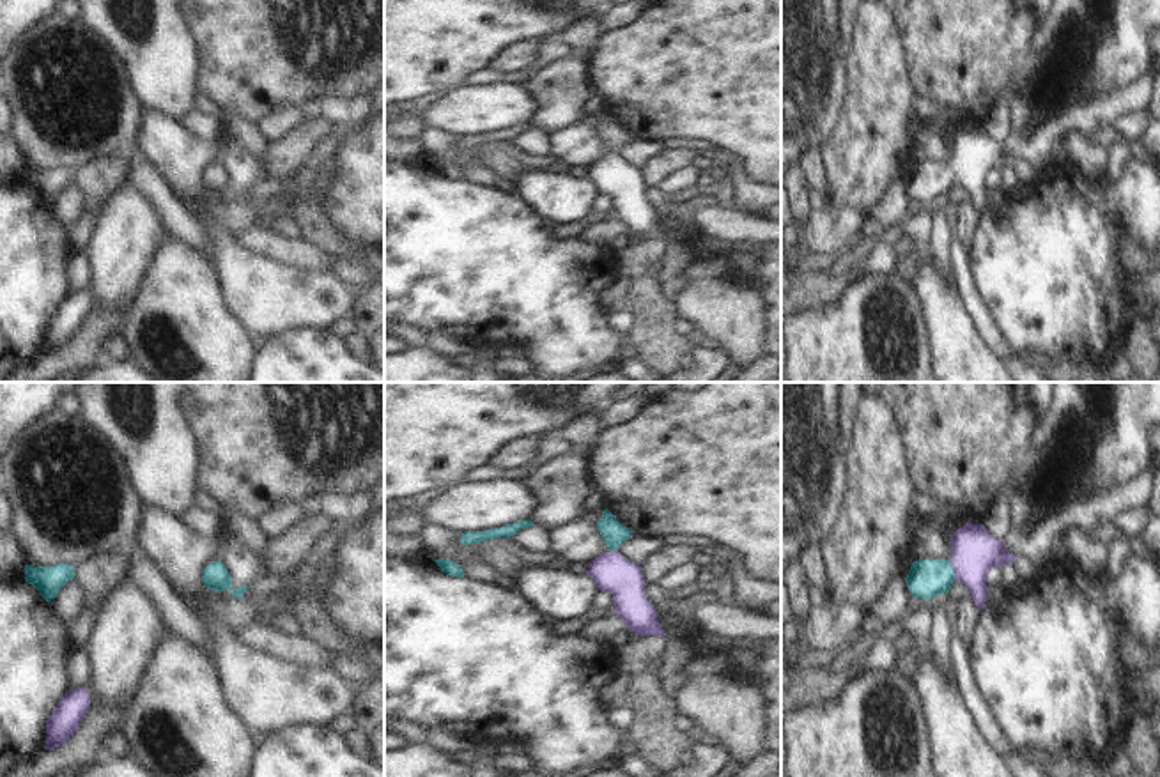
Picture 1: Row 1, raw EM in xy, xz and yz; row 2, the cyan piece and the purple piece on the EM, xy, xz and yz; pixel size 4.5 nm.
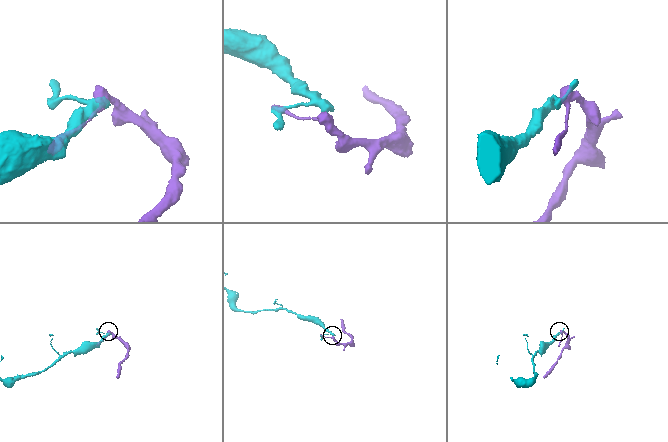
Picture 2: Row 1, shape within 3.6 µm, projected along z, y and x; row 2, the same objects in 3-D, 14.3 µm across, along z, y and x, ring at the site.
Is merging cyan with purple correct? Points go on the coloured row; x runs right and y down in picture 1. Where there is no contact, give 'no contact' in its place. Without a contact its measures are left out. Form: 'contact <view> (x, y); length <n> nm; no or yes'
contact yz (953, 570); length 100 nm; yes

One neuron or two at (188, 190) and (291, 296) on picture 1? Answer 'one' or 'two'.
one

